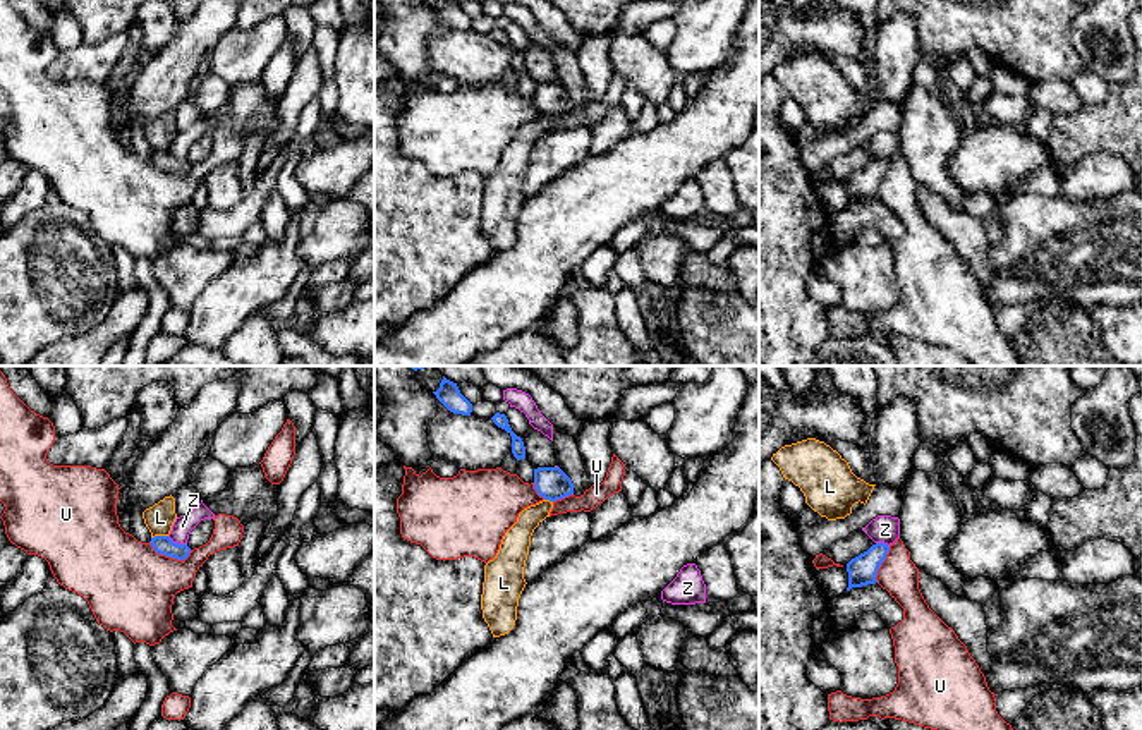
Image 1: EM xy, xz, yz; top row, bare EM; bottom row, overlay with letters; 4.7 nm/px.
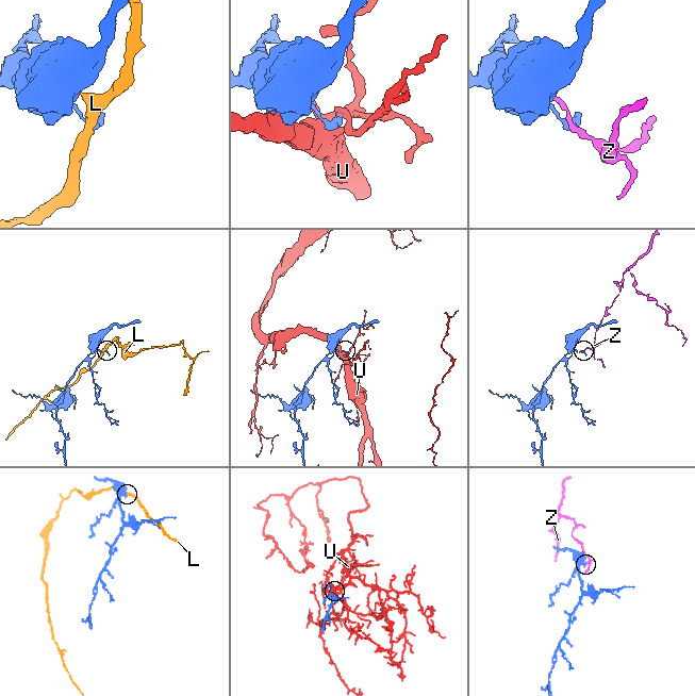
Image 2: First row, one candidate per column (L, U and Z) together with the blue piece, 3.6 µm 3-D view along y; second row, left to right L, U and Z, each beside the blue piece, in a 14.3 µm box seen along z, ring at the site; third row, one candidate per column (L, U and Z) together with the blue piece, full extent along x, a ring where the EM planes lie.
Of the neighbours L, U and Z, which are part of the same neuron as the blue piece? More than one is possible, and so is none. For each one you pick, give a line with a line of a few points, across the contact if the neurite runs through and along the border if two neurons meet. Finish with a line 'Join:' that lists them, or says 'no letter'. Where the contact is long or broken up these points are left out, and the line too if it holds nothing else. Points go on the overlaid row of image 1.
Join: no letter

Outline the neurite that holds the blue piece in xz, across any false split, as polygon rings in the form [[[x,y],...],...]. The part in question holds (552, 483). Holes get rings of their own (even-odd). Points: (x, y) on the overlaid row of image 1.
[[[560,467],[534,469],[534,490],[550,502],[574,495],[572,479]]]

